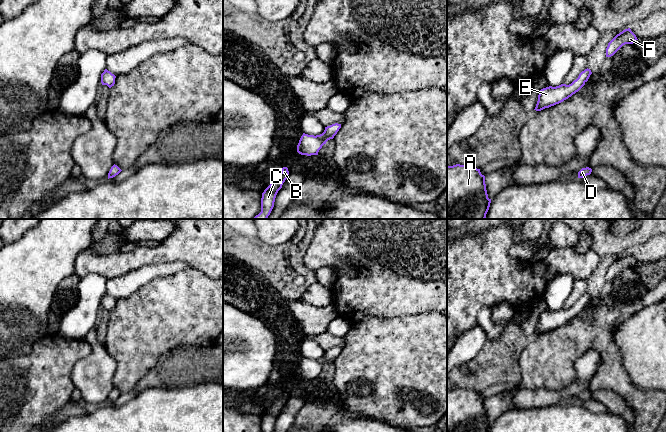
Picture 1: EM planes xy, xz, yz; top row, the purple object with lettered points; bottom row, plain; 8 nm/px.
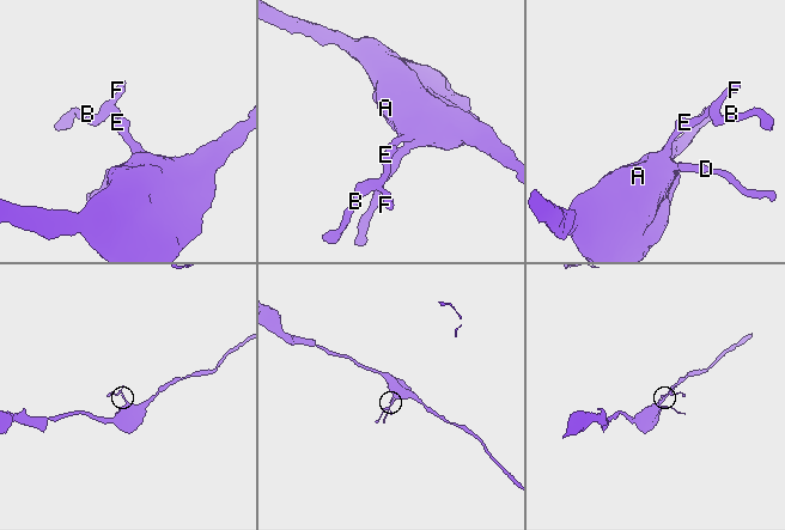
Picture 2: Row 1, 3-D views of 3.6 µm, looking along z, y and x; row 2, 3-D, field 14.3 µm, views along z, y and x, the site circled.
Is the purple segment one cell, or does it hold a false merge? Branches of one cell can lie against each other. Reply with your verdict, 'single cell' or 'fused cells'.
single cell

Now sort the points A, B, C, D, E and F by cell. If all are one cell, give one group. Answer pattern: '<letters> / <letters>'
A B C D E F

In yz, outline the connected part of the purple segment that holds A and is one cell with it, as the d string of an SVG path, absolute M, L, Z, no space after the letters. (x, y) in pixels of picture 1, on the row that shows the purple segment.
M471 165L447 166L447 219L485 219L490 203L480 169Z

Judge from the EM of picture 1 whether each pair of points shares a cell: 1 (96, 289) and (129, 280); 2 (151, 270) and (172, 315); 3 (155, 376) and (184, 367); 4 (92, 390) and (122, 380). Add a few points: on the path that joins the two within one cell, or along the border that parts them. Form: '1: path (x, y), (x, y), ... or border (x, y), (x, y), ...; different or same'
1: border (107, 280), (105, 292); different
2: border (178, 272), (149, 280), (135, 291); different
3: path (162, 375), (177, 367); same
4: border (113, 359), (116, 364), (112, 379), (114, 387); different

